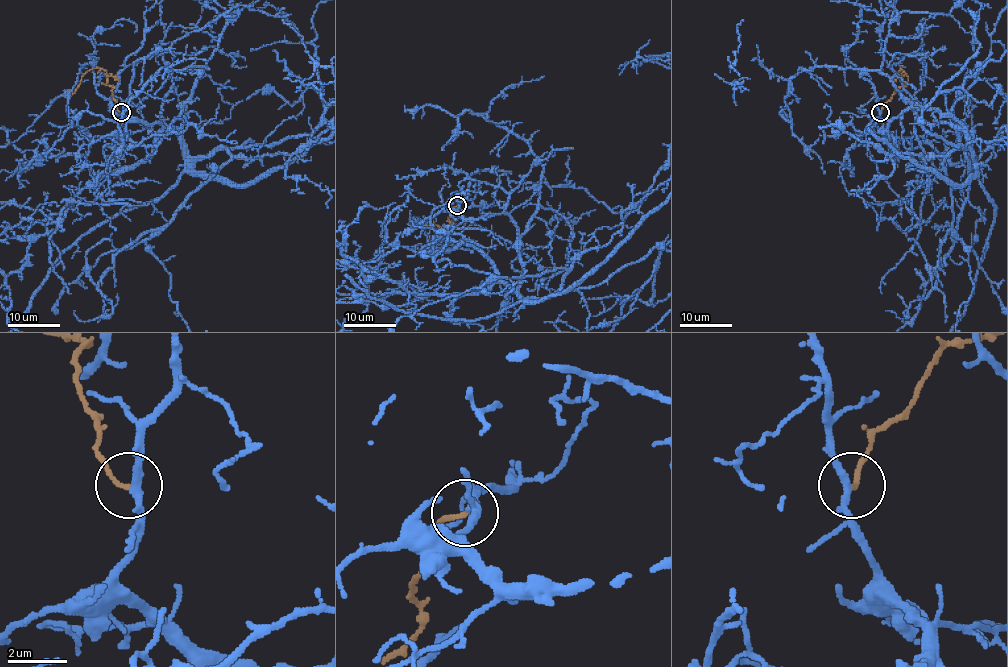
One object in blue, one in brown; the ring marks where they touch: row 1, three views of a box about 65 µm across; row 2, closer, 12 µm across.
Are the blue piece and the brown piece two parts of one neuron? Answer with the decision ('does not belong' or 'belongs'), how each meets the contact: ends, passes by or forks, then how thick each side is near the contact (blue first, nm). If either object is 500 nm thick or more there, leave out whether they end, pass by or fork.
does not belong; blue passes by; brown ends there; 240 nm thick on the blue side, 140 nm on the other

